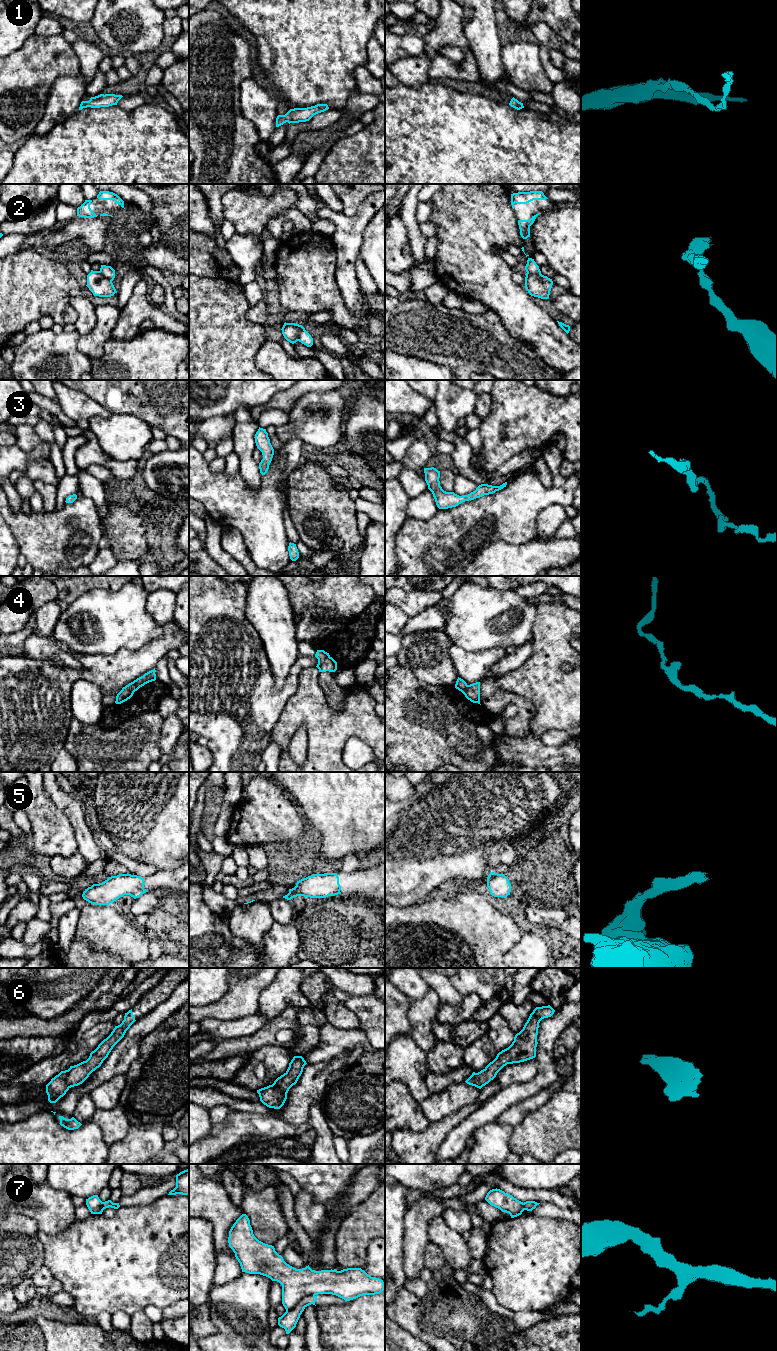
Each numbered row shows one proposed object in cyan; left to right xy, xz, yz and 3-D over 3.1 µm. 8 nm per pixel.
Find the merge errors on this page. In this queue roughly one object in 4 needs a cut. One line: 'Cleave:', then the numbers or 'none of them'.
Cleave: 2, 7

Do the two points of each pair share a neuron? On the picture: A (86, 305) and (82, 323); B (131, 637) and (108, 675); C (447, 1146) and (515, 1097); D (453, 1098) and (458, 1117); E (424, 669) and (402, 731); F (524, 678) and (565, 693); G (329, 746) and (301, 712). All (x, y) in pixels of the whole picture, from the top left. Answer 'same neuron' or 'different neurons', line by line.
A: same neuron
B: different neurons
C: same neuron
D: different neurons
E: different neurons
F: same neuron
G: same neuron

